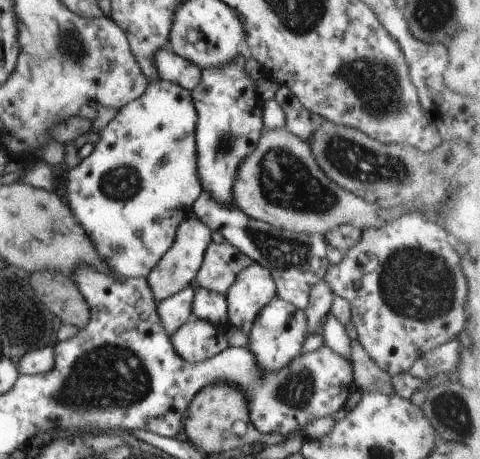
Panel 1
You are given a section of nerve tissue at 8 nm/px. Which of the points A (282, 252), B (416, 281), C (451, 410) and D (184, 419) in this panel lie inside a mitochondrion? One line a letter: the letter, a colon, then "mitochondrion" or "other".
A: mitochondrion
B: mitochondrion
C: mitochondrion
D: other

